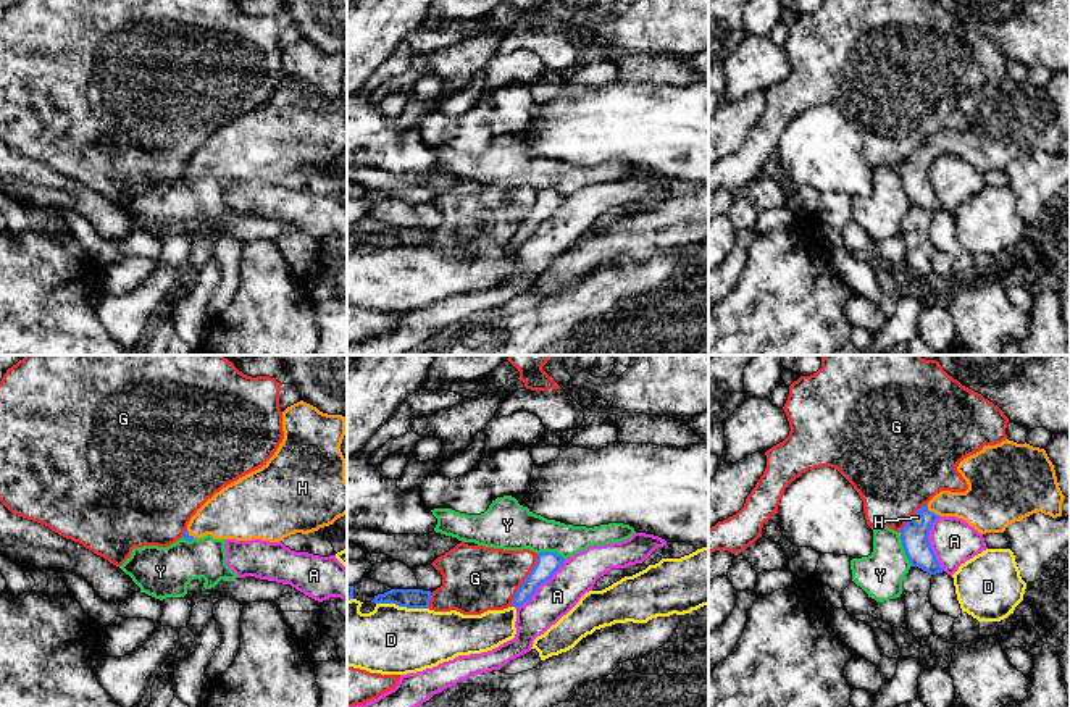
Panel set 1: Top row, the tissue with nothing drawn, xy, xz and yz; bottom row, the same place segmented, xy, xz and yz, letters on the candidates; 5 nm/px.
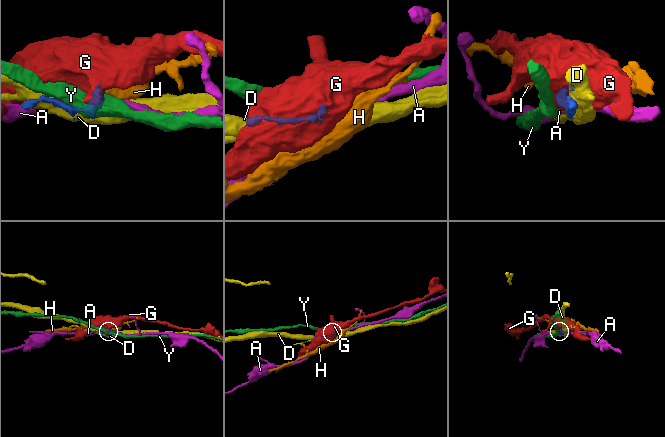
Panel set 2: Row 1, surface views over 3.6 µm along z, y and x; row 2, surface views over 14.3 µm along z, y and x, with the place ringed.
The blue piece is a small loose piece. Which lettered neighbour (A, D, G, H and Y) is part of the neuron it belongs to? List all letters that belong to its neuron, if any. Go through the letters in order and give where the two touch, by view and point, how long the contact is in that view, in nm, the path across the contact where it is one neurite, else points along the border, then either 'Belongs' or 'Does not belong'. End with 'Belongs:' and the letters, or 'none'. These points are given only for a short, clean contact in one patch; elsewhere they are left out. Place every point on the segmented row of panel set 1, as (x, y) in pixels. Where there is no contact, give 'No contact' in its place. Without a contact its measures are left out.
A: Touches blue at xz (541, 583). Shared border 360 nm. Boundary: xz (565, 559), (528, 599), (515, 607). Does not belong
D: Touches blue at xz (402, 606). Shared border 260 nm. Does not belong
G: Touches blue at xz (525, 580). Shared border 300 nm. Does not belong
H: Touches blue at yz (932, 512). Shared border 90 nm. Path across: yz (914, 536), (917, 527), (932, 512), (938, 506), (980, 506). Belongs
Y: Touches blue at yz (904, 549). Shared border 170 nm. Boundary: yz (899, 536), (904, 554), (912, 565). Does not belong
Belongs: H

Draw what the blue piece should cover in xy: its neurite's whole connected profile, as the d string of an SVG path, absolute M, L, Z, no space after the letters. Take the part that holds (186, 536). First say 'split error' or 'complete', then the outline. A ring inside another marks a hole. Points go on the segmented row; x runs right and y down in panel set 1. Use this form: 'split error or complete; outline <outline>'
split error; outline M303 400L287 407L282 412L284 439L274 455L261 468L228 484L208 499L190 518L182 538L192 541L211 534L215 539L279 542L295 533L318 531L344 517L347 513L347 481L341 444L347 434L345 420L347 416L323 413Z

